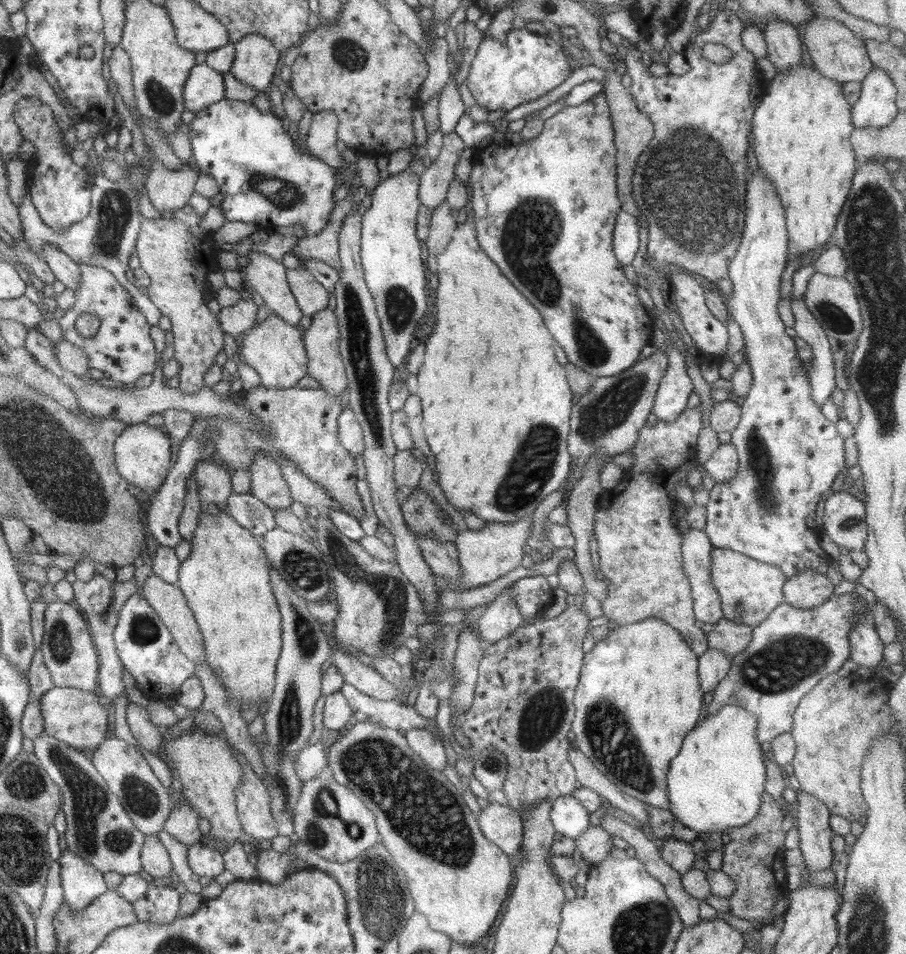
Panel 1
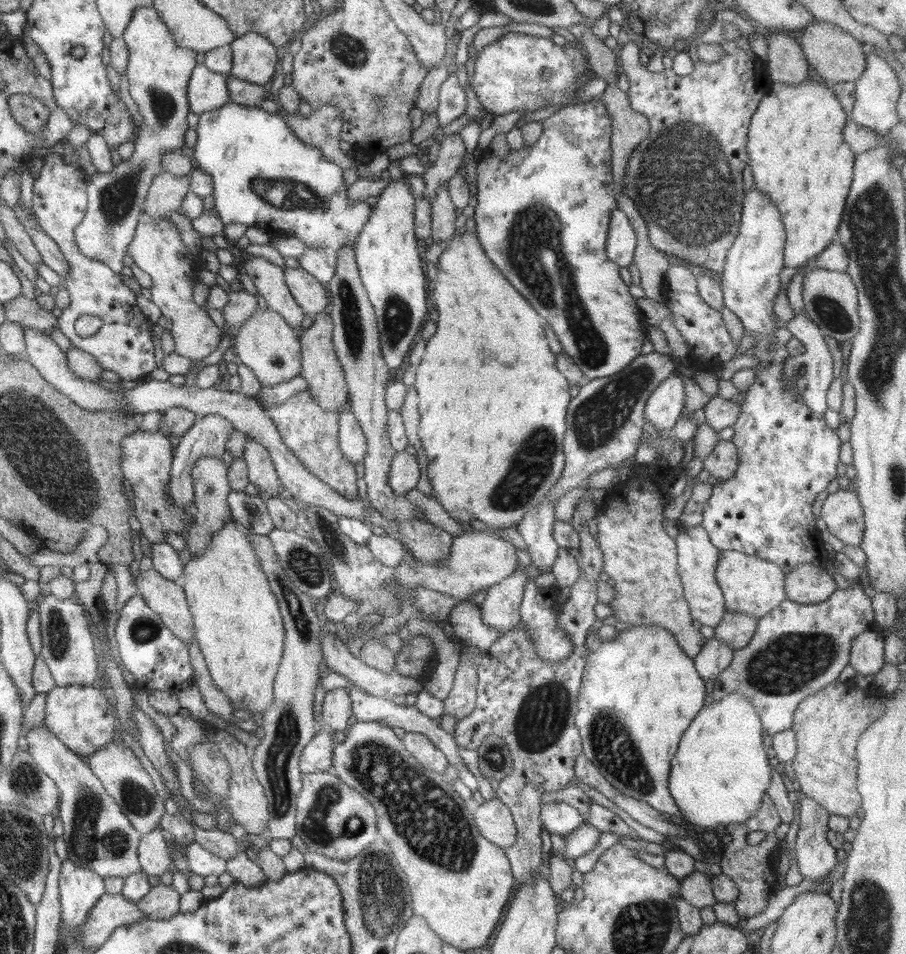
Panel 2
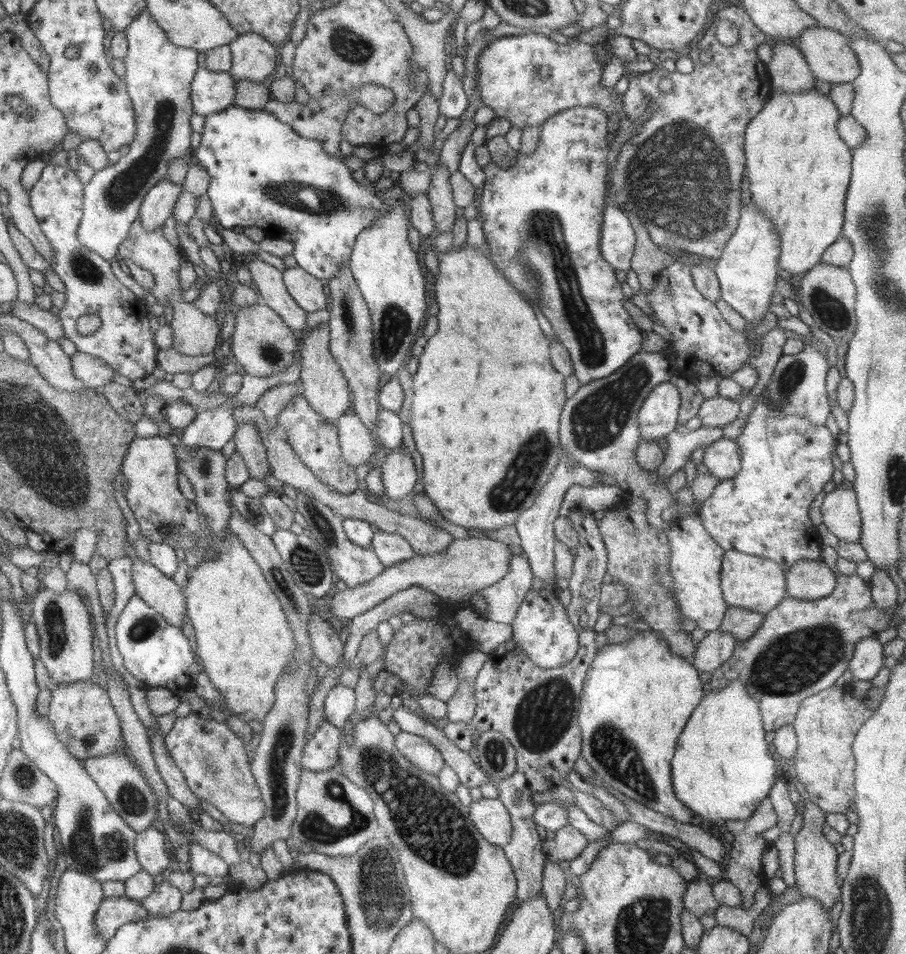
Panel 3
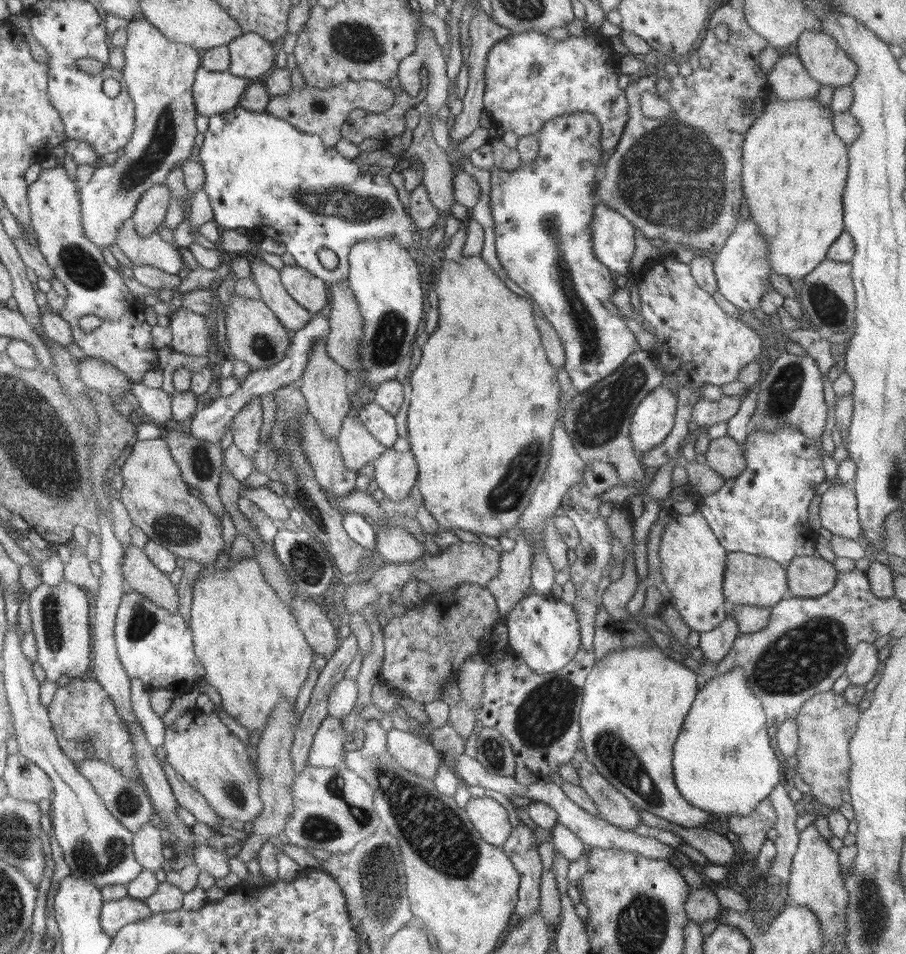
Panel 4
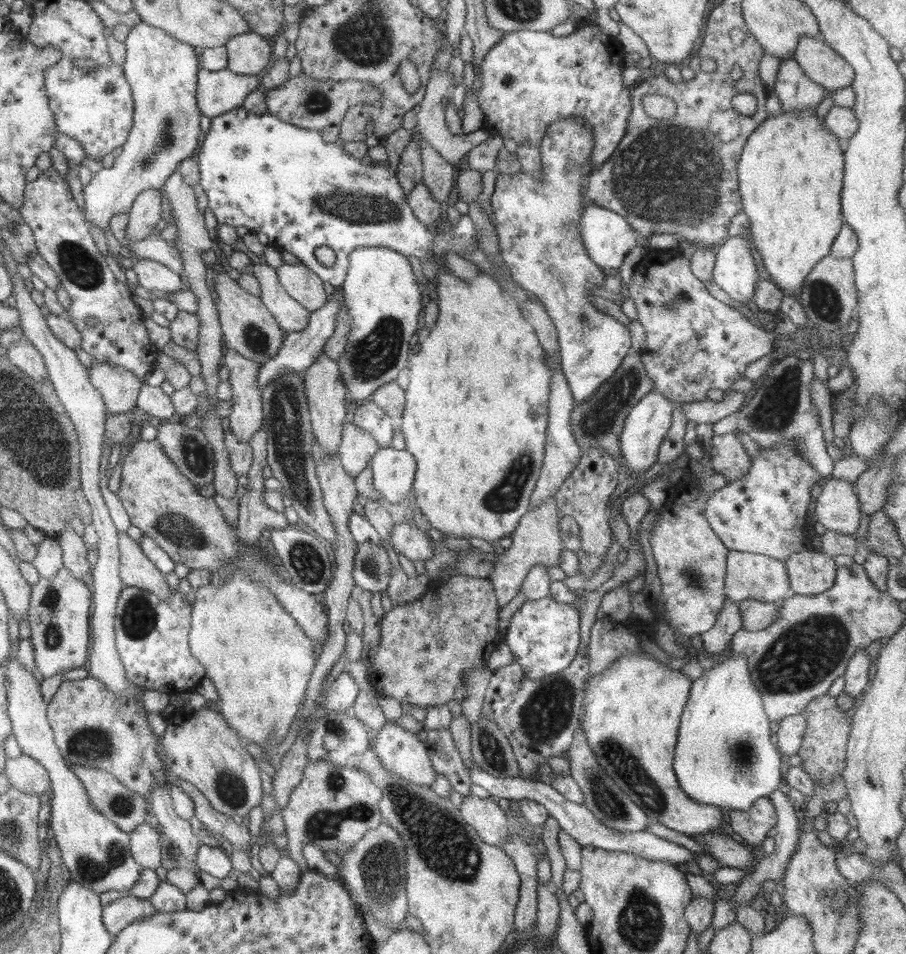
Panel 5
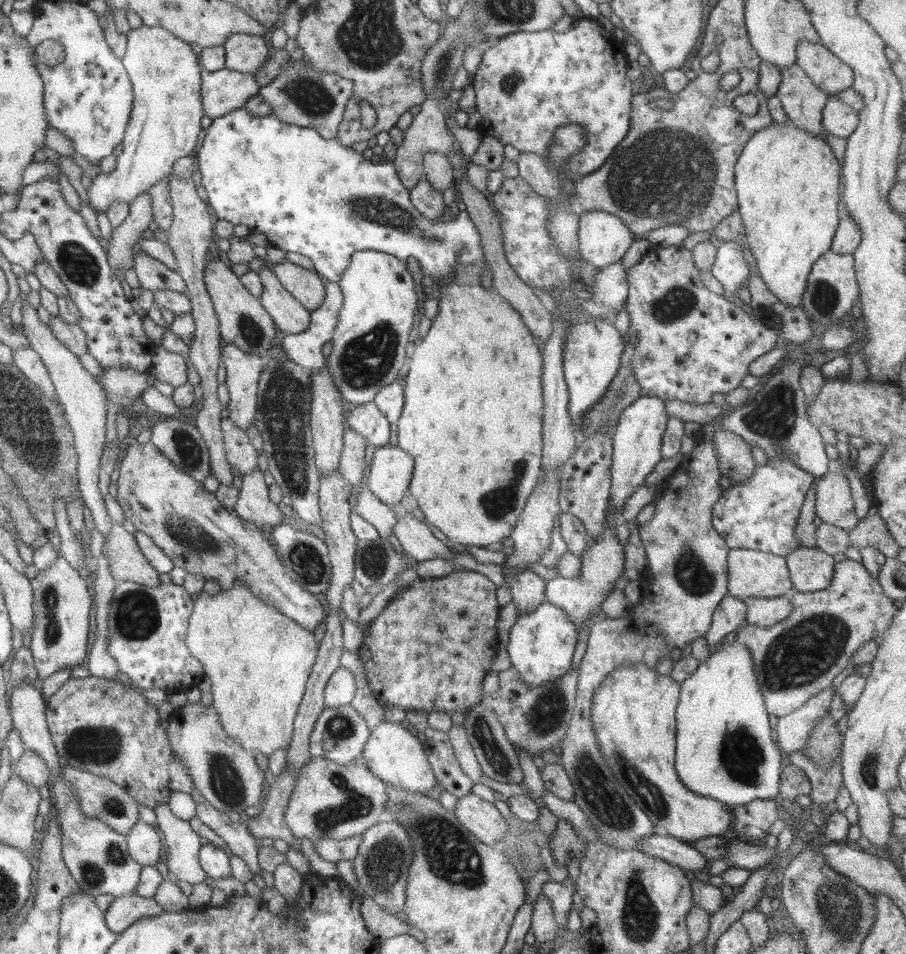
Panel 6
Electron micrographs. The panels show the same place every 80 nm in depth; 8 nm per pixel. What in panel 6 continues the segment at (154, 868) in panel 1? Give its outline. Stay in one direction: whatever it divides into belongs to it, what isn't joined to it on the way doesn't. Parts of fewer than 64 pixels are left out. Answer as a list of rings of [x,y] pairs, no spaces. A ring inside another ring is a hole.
[[[138,821],[126,835],[129,855],[142,866],[155,866],[164,841],[160,832],[144,821]]]

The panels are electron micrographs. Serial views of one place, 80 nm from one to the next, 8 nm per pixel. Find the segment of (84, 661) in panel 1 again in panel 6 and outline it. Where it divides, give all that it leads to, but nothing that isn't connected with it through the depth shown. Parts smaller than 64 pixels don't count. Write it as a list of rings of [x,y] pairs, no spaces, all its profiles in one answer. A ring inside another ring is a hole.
[[[48,530],[46,536],[57,550],[57,559],[50,568],[40,570],[31,580],[33,590],[33,623],[31,626],[31,644],[34,665],[40,680],[55,672],[79,667],[88,654],[88,618],[93,607],[86,580],[59,552],[60,537],[58,531]]]

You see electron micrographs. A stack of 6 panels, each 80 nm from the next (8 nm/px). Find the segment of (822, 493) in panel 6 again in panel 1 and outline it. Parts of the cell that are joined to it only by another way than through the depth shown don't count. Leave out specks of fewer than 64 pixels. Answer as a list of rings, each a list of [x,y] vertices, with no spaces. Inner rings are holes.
[[[845,490],[827,496],[824,505],[824,532],[849,550],[864,550],[867,539],[866,505]]]

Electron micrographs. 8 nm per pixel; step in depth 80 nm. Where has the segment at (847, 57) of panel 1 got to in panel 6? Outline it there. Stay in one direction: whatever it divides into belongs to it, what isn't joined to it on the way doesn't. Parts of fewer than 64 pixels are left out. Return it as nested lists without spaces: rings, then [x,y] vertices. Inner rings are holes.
[[[801,40],[798,43],[796,54],[797,65],[802,68],[815,85],[818,85],[828,94],[837,95],[853,85],[853,70],[833,52],[830,52],[821,42],[814,44],[809,40]]]

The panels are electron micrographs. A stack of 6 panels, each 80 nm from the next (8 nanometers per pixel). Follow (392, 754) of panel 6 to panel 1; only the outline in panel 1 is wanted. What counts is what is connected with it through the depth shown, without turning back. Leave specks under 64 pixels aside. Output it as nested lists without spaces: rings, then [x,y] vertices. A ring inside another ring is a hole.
[[[410,730],[404,736],[407,738],[410,748],[414,749],[415,755],[420,756],[428,766],[442,771],[447,765],[446,749],[432,732],[428,732],[428,730]]]

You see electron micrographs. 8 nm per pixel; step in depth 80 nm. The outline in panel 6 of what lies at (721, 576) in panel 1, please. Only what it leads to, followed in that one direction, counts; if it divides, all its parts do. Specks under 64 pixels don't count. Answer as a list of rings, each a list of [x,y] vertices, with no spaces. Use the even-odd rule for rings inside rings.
[[[744,548],[730,549],[727,554],[729,577],[728,592],[734,598],[745,599],[749,596],[760,598],[774,598],[789,595],[794,591],[784,556],[771,552],[760,552]]]

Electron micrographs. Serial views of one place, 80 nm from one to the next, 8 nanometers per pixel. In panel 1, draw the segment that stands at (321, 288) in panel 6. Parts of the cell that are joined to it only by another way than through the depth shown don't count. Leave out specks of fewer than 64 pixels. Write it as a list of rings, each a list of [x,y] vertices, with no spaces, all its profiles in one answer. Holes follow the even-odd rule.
[[[302,264],[297,268],[287,269],[286,276],[305,321],[332,304],[332,298],[323,284],[320,284]]]

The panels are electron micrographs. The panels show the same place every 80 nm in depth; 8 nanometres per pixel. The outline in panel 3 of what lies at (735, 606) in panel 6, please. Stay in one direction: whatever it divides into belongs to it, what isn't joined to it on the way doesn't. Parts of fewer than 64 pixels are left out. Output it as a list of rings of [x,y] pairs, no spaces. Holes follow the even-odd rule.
[[[719,629],[716,632],[708,632],[708,635],[697,644],[691,664],[696,671],[712,674],[732,657],[737,645],[735,636],[729,632]]]

